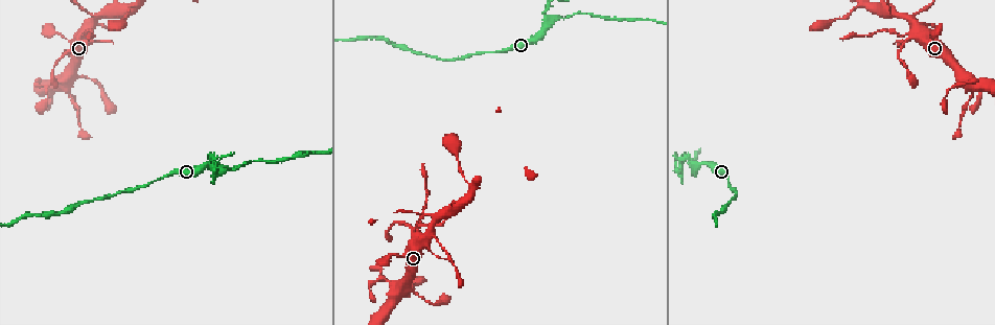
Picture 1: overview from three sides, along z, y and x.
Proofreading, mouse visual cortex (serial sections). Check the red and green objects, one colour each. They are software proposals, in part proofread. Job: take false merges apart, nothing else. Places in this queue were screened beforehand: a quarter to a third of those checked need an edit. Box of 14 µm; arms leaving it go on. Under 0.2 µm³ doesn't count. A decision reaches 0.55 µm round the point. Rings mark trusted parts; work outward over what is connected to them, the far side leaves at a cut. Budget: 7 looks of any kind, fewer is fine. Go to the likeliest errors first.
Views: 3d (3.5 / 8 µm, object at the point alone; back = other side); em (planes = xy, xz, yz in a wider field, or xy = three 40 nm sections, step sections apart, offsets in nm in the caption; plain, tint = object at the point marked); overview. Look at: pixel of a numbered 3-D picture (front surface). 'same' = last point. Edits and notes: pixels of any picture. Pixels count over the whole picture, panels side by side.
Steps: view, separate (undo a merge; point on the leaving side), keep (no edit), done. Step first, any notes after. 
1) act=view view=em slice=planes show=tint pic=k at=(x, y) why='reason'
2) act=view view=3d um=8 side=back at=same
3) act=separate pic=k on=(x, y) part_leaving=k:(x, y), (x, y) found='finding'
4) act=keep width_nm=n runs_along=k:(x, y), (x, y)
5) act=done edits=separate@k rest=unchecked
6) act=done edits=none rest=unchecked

act=view view=3d um=3.5 pic=1 at=(234, 167) why='calibre changes'

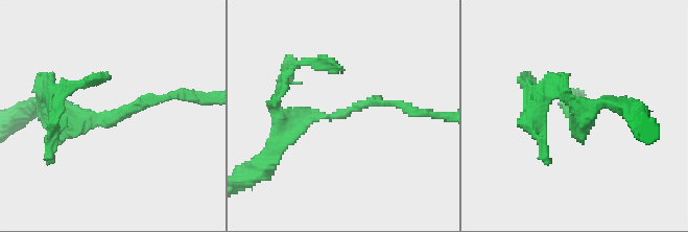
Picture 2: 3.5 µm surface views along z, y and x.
act=view view=em slice=xy step=3 show=tint pic=2 at=(107, 119) arm_widths_nm=100,300 why='shape alone is not enough'

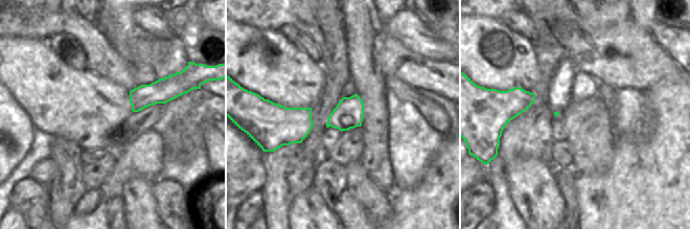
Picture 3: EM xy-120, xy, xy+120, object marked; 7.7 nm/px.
act=view view=em slice=xy step=5 show=tint at=same

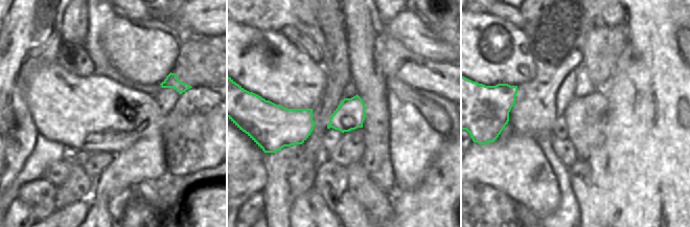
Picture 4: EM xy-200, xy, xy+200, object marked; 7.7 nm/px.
act=keep found='continuous, no second cell'

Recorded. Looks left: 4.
act=view view=3d um=3.5 side=back pic=1 at=(424, 215) why='calibre changes'

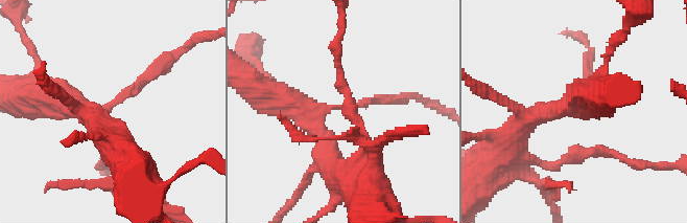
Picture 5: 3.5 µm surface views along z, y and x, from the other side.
act=view view=em slice=planes show=tint pic=5 at=(109, 107) arms=3 arm_widths_nm=150,300,400 why='need the tissue'

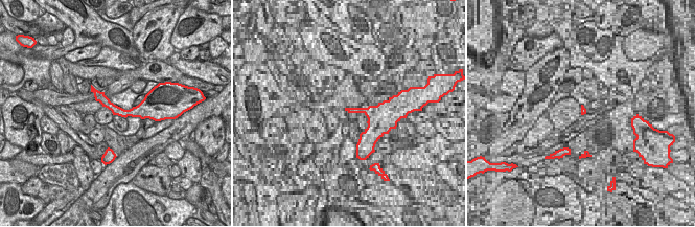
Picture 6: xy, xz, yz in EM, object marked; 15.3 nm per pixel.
act=view view=em slice=xy step=5 show=tint at=same why='another direction'

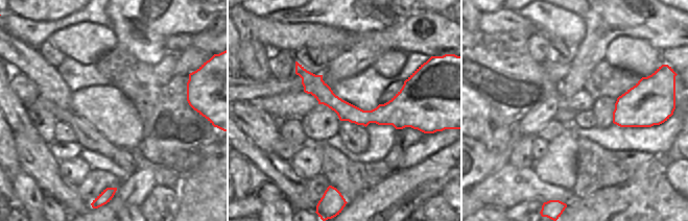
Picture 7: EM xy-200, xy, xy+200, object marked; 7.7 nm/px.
act=keep runs_along=7:(298, 67), (354, 115), (413, 102) found='continuous, no second cell'

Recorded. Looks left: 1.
act=done edits=none rest=unchecked

